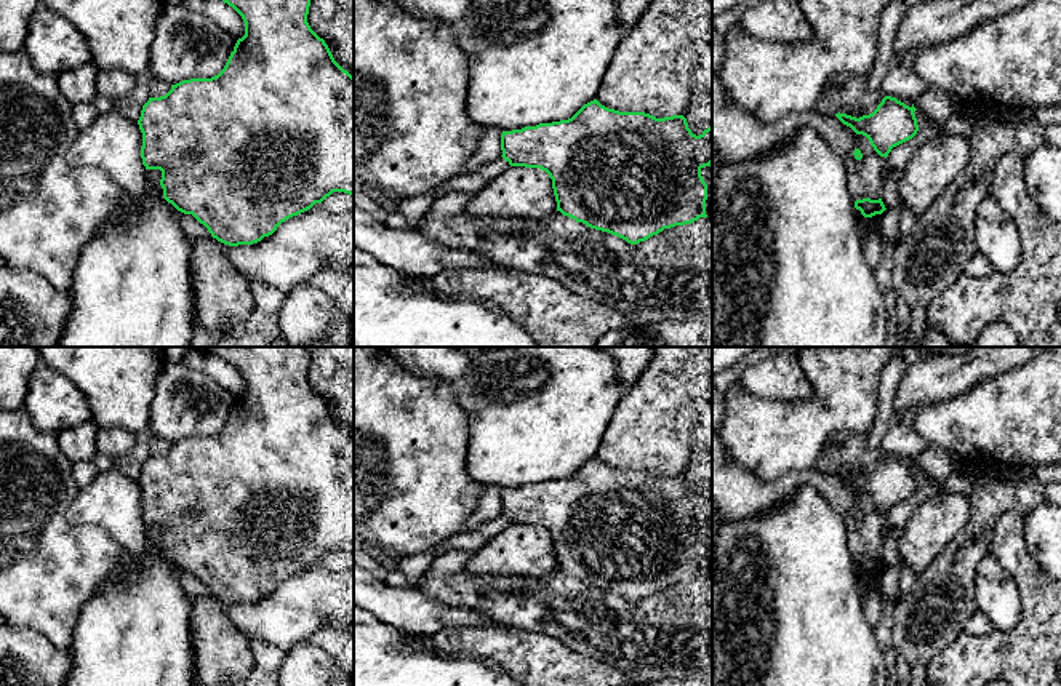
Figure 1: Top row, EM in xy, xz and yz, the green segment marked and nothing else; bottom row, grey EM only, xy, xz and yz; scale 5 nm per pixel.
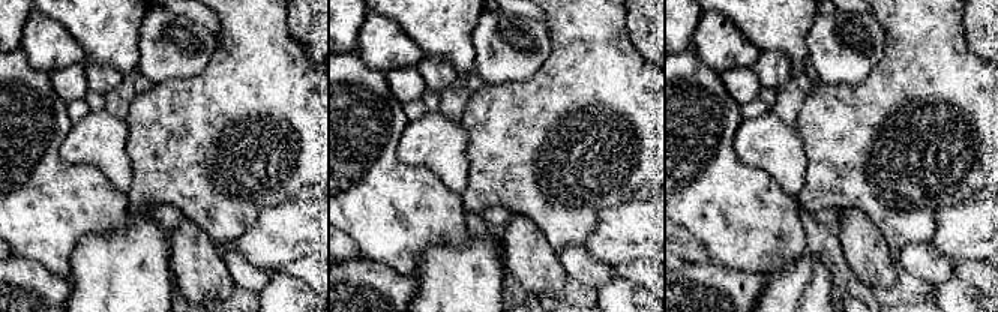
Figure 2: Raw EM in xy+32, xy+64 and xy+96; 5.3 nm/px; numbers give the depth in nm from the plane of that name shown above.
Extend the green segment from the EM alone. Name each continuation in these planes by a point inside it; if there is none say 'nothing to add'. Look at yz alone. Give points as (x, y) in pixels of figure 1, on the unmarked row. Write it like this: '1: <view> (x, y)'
nothing to add

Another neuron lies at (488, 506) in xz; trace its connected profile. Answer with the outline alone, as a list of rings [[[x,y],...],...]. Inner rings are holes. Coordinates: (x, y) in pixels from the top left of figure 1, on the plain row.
[[[483,486],[482,496],[478,497],[472,515],[467,518],[462,532],[472,532],[482,524],[501,516],[501,493],[502,489],[498,486]]]

